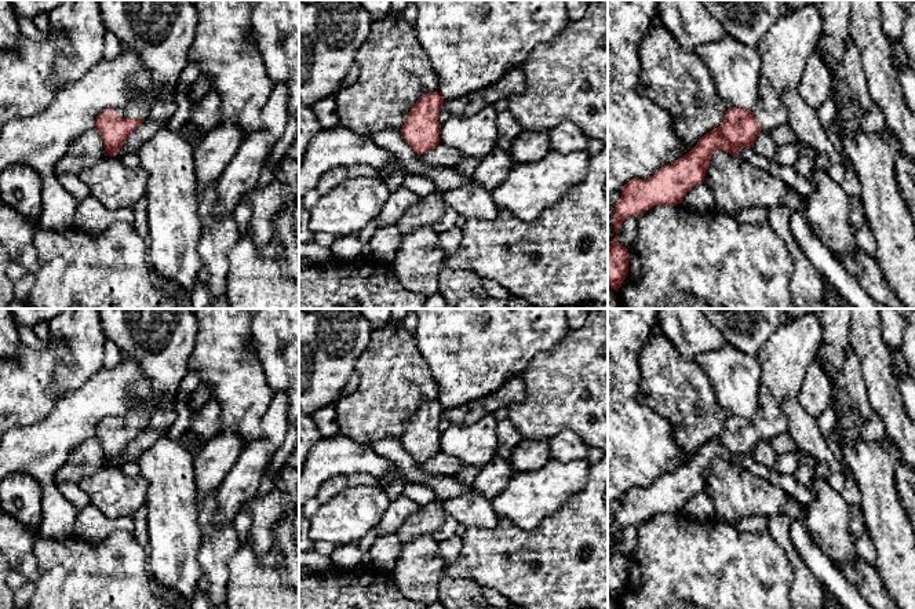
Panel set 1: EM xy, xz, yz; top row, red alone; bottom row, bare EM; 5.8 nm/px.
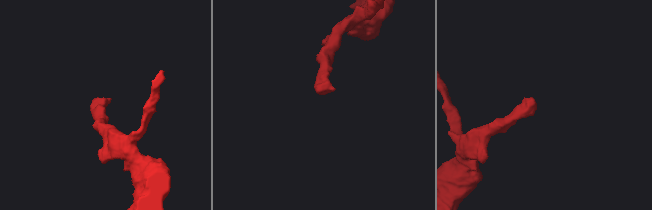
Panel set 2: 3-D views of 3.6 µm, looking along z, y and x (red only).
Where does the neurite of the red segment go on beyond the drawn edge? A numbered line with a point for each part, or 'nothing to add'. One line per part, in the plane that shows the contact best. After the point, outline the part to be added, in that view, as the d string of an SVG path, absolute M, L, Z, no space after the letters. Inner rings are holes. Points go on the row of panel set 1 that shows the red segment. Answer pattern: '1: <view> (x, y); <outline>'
1: xy (137, 109); M142 98L114 110L119 117L139 120L149 113L150 106L152 102Z

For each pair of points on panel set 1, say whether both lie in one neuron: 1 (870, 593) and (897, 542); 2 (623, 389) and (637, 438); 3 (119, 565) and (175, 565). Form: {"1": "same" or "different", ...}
{"1": "different", "2": "same", "3": "different"}

